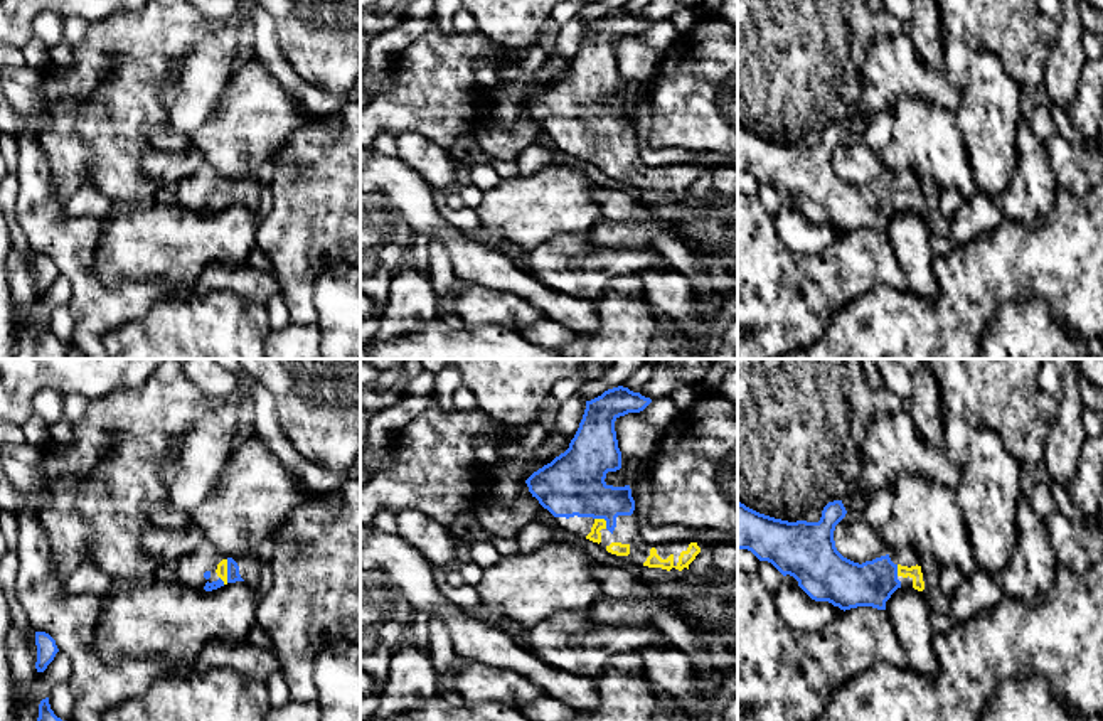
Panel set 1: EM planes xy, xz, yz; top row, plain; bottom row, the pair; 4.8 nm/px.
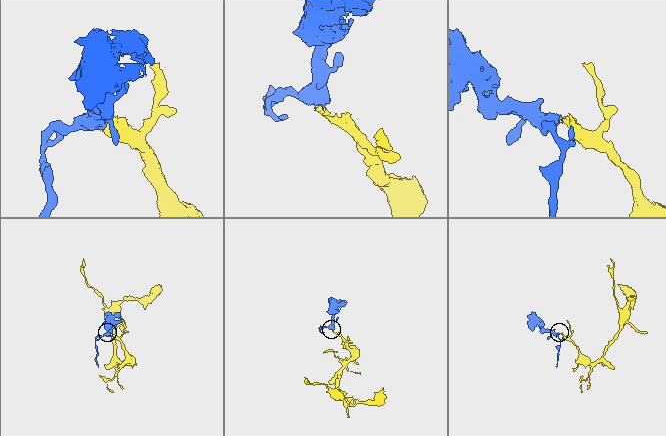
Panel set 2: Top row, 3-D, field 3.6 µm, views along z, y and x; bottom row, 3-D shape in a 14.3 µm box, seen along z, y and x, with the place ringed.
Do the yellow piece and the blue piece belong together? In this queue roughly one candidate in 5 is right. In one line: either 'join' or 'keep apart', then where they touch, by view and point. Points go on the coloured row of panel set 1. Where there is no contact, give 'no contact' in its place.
join | xy (226, 571)

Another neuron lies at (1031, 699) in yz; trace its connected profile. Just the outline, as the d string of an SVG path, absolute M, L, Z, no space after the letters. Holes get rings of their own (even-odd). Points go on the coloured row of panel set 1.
M1041 677L1005 681L983 709L980 721L1086 721L1063 708Z

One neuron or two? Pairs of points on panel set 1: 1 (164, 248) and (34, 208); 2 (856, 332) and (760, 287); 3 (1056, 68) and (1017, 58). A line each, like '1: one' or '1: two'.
1: two
2: two
3: two

